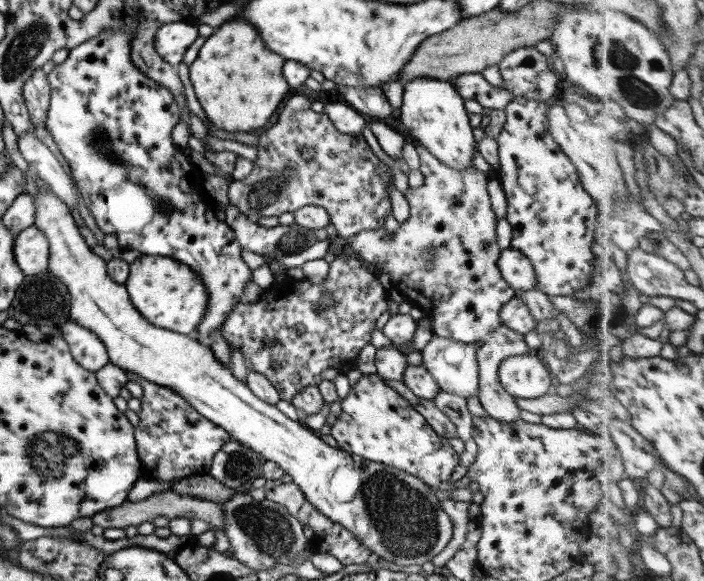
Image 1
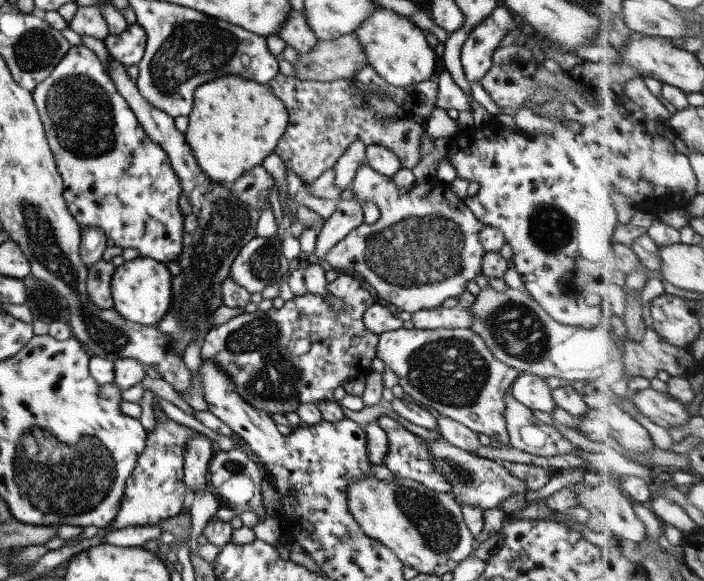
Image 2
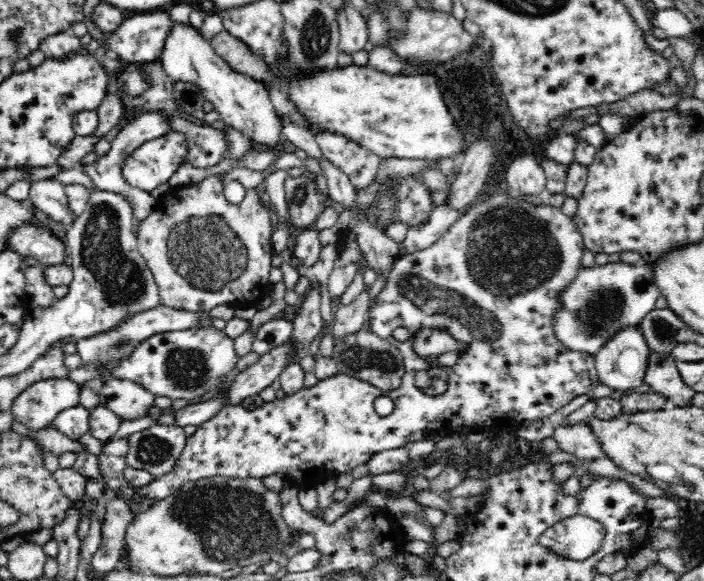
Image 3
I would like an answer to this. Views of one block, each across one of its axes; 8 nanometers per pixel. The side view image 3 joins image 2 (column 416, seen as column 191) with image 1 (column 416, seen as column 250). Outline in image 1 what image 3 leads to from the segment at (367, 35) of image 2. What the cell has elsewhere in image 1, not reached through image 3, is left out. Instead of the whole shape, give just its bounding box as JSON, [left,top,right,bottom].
[400,77,477,171]

